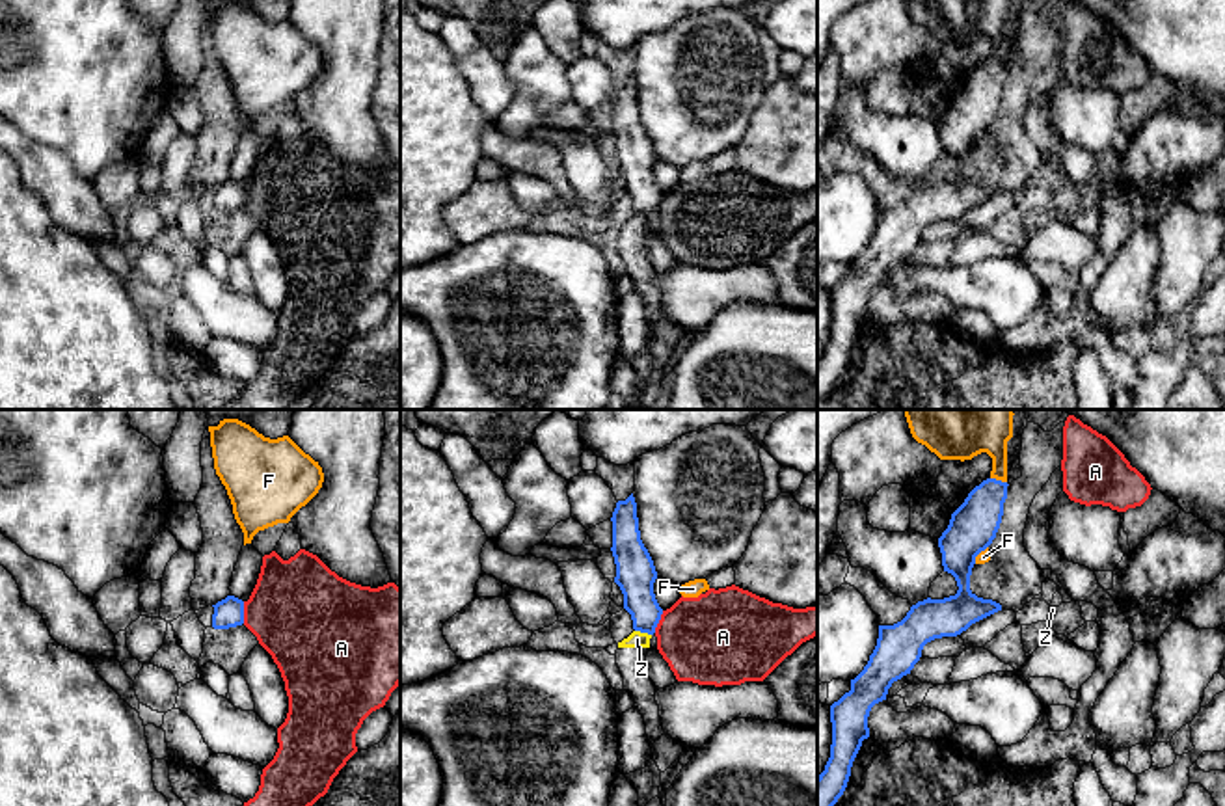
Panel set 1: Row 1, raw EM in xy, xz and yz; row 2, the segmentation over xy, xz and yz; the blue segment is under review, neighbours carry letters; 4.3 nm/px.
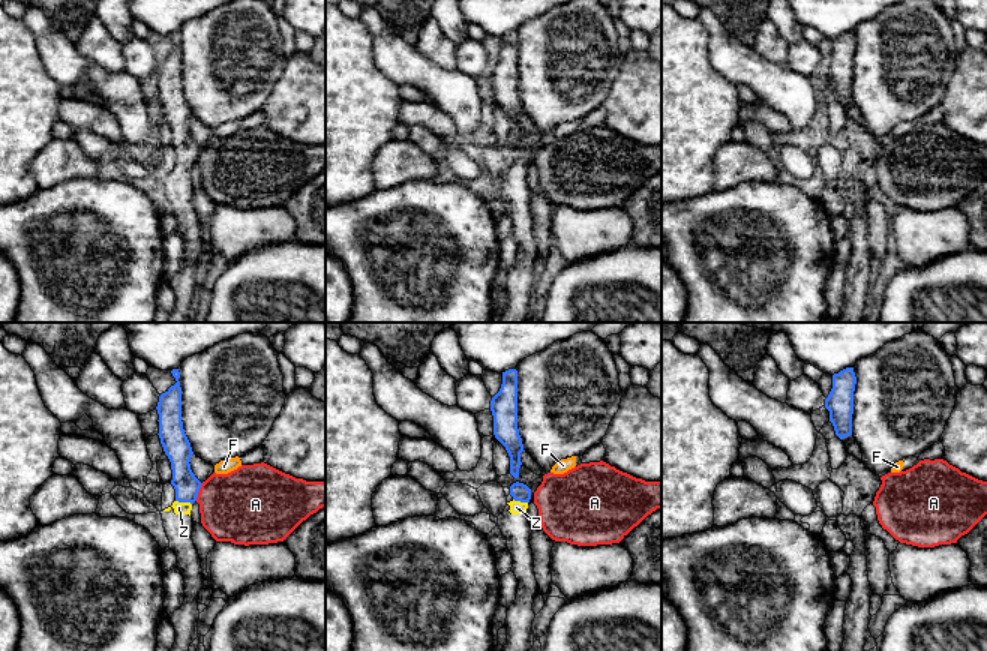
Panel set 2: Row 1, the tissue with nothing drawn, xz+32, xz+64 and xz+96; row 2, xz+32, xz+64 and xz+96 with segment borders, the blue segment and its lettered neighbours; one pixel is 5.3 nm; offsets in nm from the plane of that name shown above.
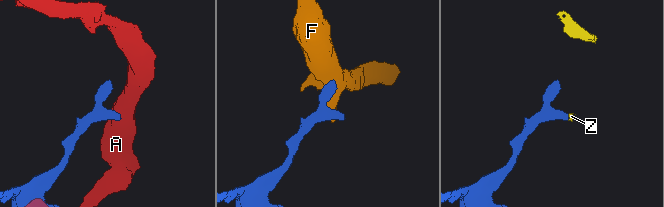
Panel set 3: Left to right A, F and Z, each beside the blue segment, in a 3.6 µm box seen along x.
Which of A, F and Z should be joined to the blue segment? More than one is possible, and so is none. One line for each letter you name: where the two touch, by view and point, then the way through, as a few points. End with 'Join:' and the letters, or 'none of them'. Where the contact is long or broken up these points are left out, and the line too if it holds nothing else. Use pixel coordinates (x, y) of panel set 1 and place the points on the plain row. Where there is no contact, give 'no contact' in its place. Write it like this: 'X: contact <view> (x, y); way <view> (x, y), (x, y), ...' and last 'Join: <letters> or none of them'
Z: contact xz (643, 214); way xz (635, 159), (643, 188), (643, 214), (637, 222)
Join: Z

